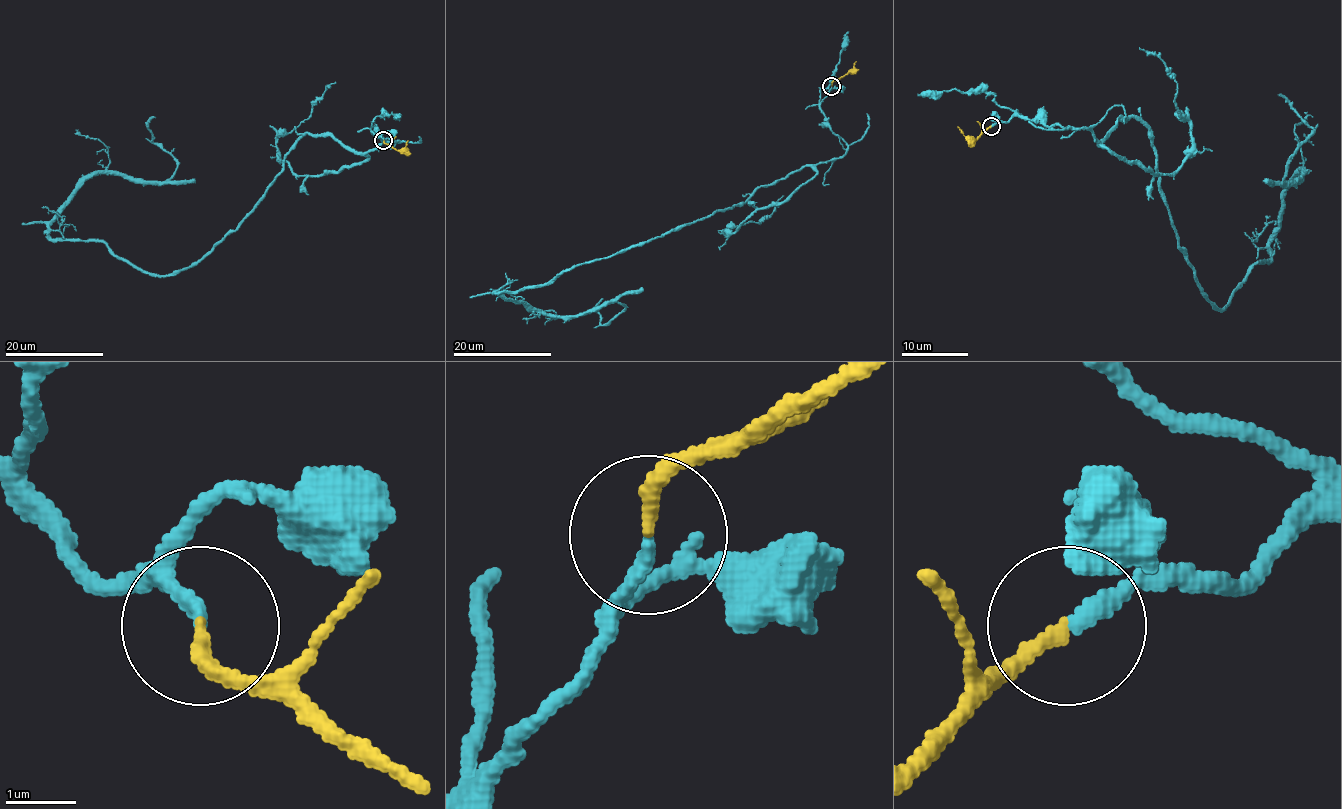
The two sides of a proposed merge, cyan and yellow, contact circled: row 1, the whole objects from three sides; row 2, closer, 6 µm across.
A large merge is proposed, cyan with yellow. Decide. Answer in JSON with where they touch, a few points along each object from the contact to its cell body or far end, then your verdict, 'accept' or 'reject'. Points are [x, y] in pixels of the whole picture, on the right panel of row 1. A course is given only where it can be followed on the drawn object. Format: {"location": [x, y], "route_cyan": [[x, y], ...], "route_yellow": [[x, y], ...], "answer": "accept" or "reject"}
{"location": [991, 126], "route_cyan": [[991, 126], [1099, 143], [1135, 116], [1222, 309], [1268, 261], [1313, 130], [1278, 95]], "route_yellow": [[991, 126], [974, 140], [966, 136], [958, 126]], "answer": "accept"}

